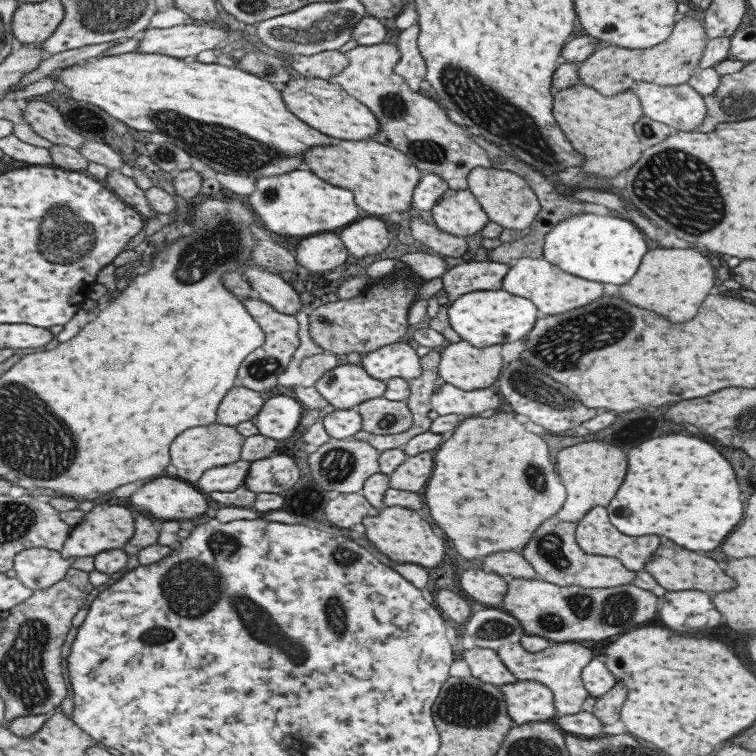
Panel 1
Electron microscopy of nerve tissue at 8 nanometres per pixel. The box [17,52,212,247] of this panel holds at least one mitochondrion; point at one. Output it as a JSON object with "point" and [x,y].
{"point":[165,152]}

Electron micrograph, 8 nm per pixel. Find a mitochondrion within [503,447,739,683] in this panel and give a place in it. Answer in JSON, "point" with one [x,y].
{"point":[618,609]}

